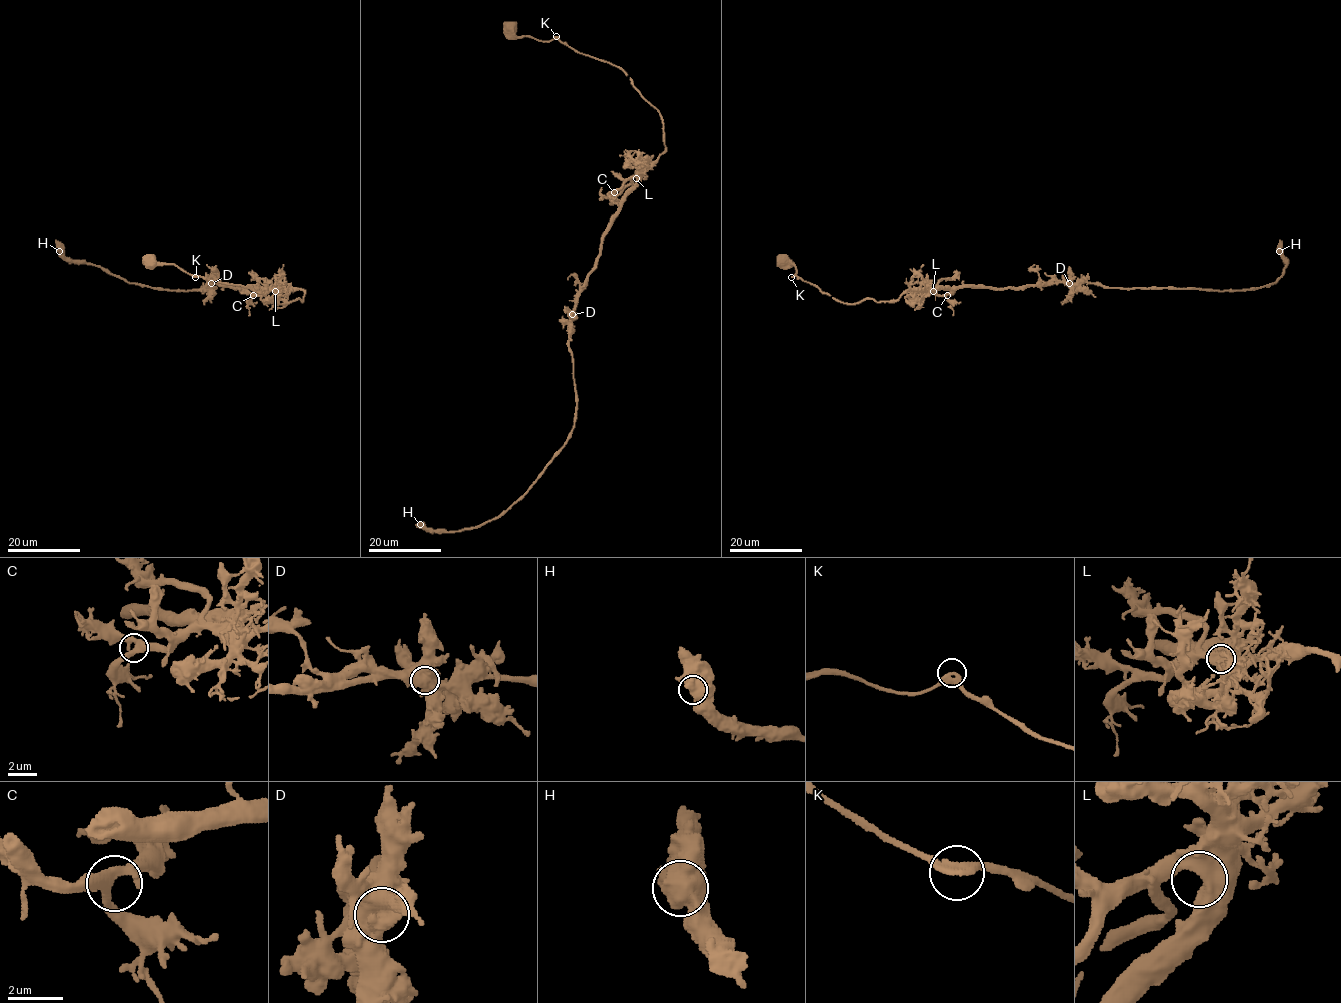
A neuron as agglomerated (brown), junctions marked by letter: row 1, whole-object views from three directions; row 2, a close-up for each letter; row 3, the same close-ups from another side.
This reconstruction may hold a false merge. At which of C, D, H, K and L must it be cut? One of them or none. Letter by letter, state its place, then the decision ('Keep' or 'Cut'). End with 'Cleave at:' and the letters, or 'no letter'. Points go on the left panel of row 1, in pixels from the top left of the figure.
C: Place: (253, 295). Keep
D: Place: (211, 283). Cut
H: Place: (59, 251). Keep
K: Place: (195, 277). Keep
L: Place: (275, 291). Keep
Cleave at: D

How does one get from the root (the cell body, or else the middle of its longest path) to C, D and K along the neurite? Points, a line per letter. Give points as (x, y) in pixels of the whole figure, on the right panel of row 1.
C: (782, 261), (786, 257), (795, 266), (798, 278), (847, 303), (865, 299), (896, 301), (910, 289), (947, 295)
D: (782, 261), (786, 257), (795, 266), (798, 278), (847, 303), (865, 299), (896, 301), (910, 289), (1069, 283)
K: (782, 261), (786, 257), (795, 266), (796, 272), (791, 277)

